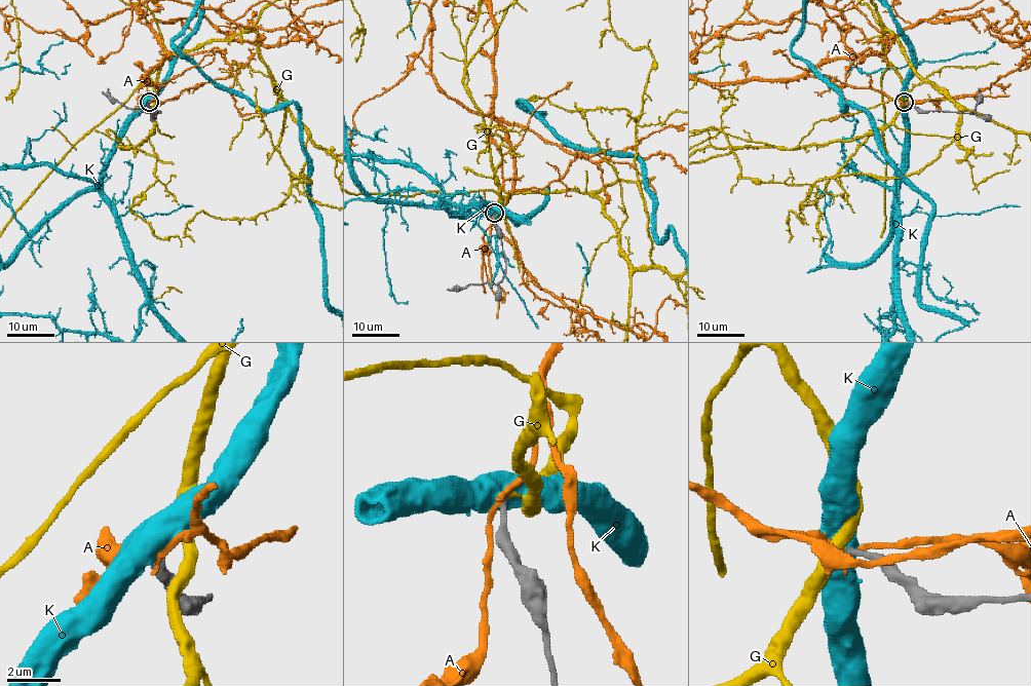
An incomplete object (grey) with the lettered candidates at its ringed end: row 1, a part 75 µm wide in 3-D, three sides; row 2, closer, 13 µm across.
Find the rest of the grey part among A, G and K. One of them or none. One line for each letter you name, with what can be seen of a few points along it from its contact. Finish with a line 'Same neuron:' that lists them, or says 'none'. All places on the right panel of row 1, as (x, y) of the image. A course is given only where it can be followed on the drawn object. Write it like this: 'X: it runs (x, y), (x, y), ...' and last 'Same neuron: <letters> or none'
Same neuron: none

